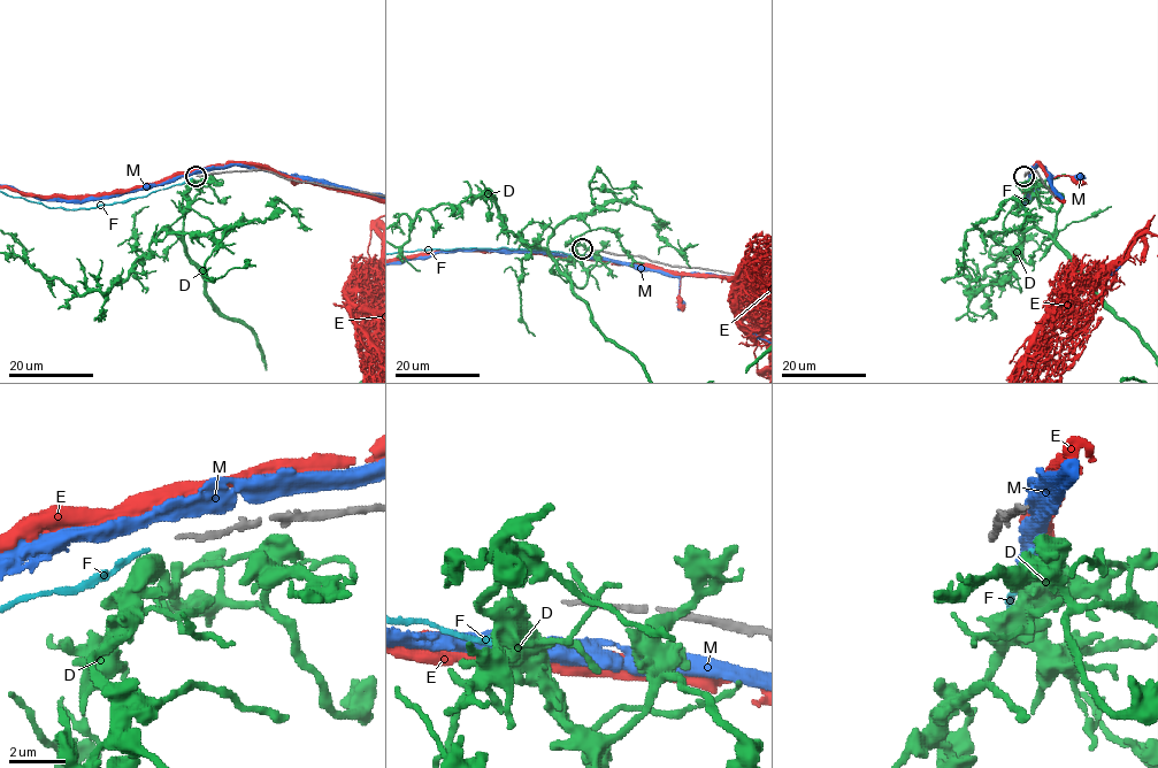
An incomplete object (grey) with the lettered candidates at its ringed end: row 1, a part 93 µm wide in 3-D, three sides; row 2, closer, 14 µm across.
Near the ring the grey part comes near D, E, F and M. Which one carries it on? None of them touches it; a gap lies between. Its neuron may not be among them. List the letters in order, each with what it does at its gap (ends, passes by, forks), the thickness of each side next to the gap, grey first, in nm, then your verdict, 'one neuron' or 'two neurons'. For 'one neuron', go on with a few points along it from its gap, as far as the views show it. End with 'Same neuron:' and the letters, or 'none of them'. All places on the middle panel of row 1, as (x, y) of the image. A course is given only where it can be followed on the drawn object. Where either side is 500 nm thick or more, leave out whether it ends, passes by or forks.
D: calibres 150 and 650 nm; two neurons
E: calibres 150 and 500 nm; two neurons
F: it ends; calibres 150 and 140 nm; two neurons
M: calibres 150 and 550 nm; two neurons
Same neuron: none of them

